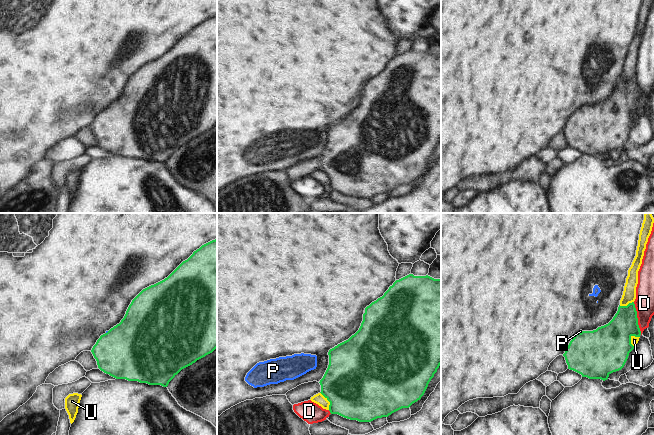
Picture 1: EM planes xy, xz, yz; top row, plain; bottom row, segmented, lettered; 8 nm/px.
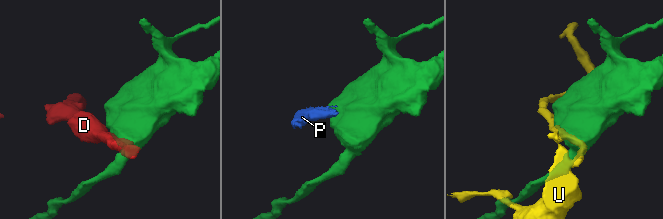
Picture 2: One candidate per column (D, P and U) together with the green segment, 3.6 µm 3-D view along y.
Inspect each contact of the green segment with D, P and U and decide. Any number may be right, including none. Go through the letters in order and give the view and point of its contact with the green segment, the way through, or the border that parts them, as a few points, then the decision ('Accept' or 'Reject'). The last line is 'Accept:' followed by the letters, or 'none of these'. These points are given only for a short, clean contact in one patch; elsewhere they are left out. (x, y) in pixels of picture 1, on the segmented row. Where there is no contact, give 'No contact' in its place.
D: Touches green at yz (637, 318). Reject
P: Touches green at yz (581, 332). Boundary: yz (582, 331), (579, 333). Reject
U: Touches green at yz (630, 341). Reject
Accept: none of these

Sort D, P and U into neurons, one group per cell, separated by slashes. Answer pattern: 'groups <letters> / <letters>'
groups D / P / U

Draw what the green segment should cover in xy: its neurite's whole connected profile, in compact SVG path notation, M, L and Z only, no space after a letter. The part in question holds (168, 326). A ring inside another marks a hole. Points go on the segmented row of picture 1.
M217 239L183 261L167 278L143 289L129 305L119 324L100 336L91 352L98 368L116 379L167 387L184 368L217 348Z

